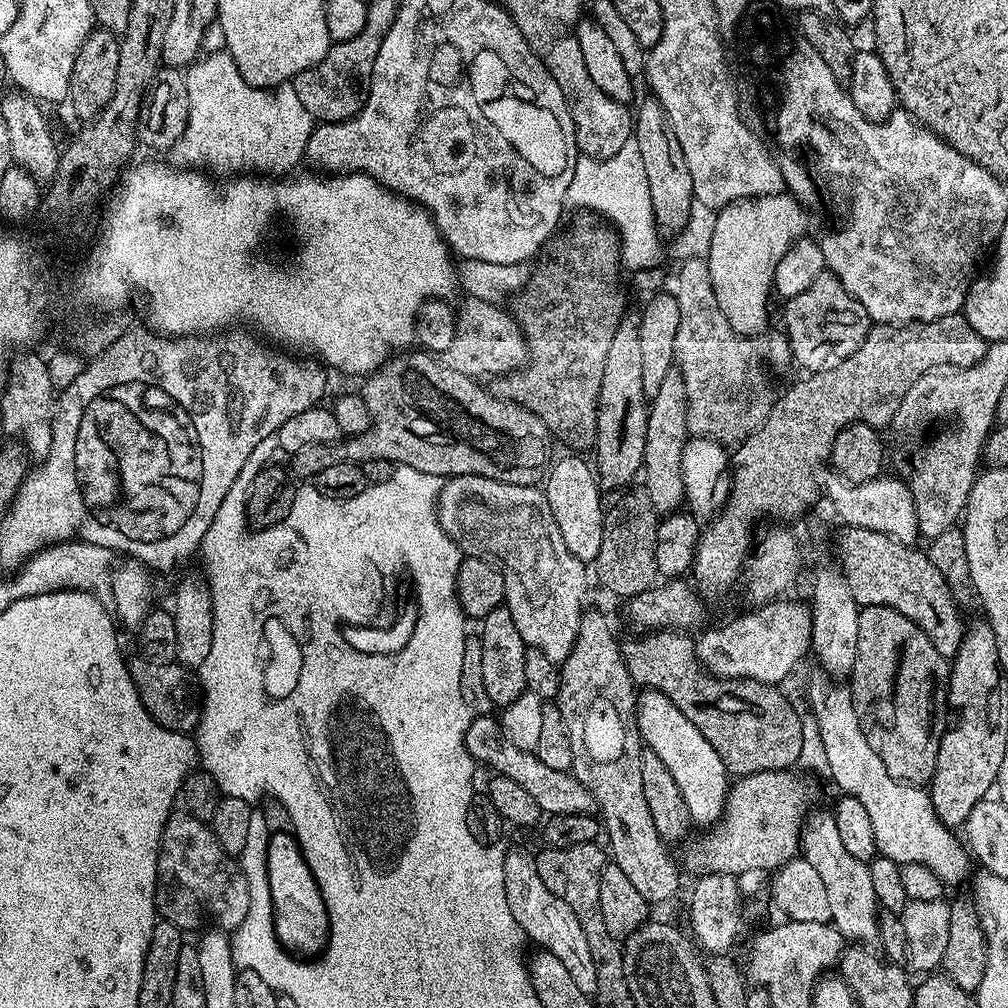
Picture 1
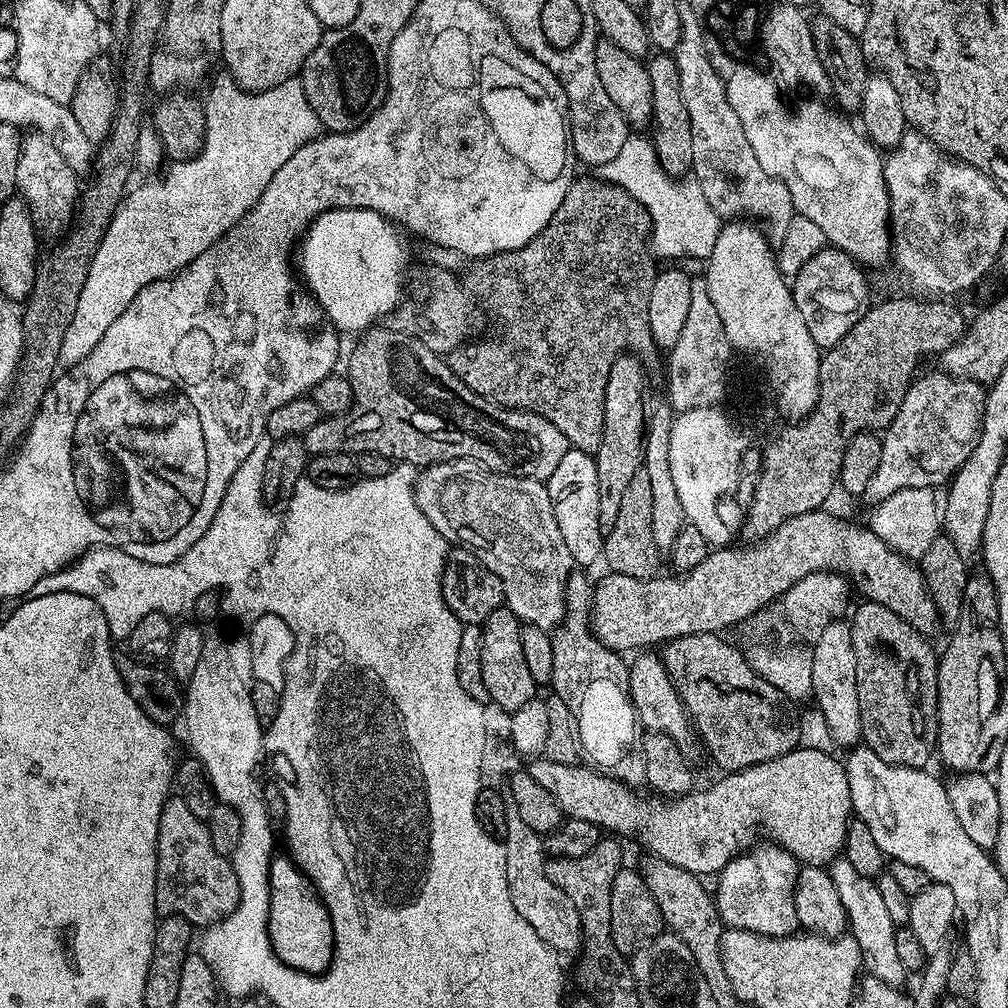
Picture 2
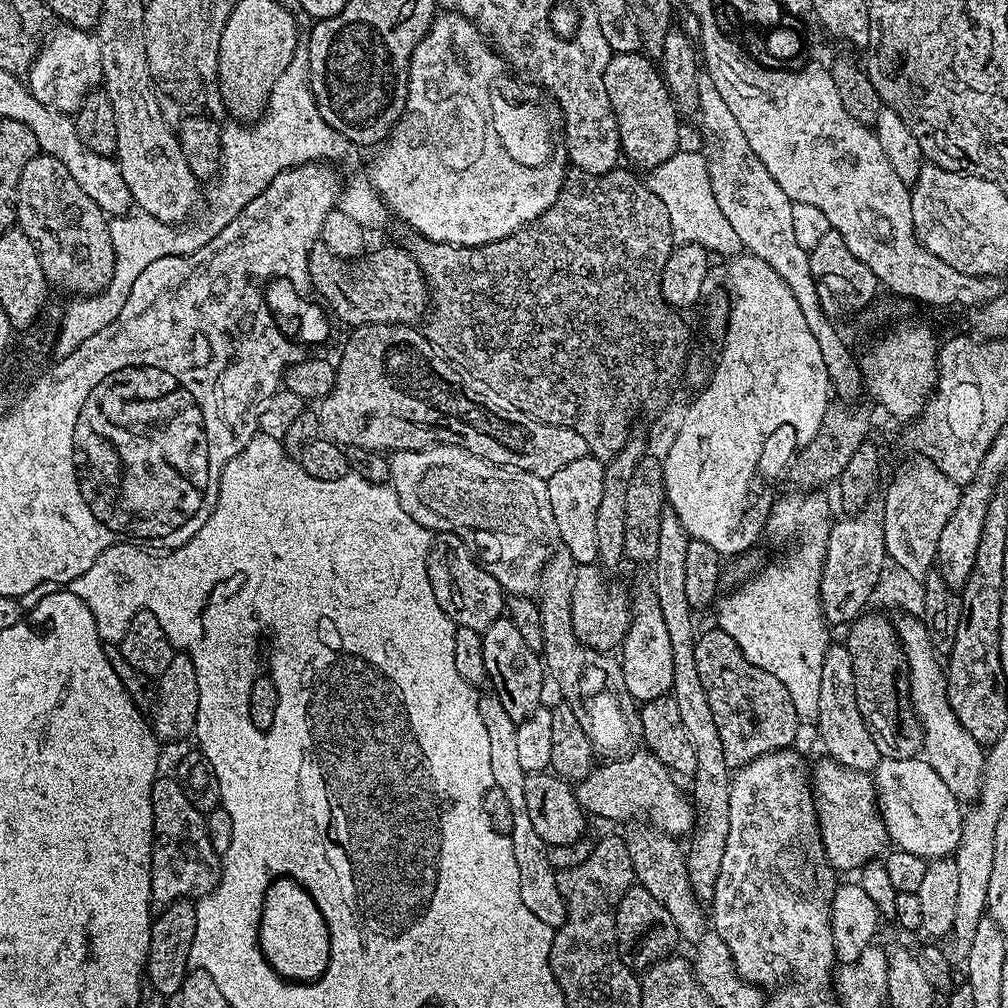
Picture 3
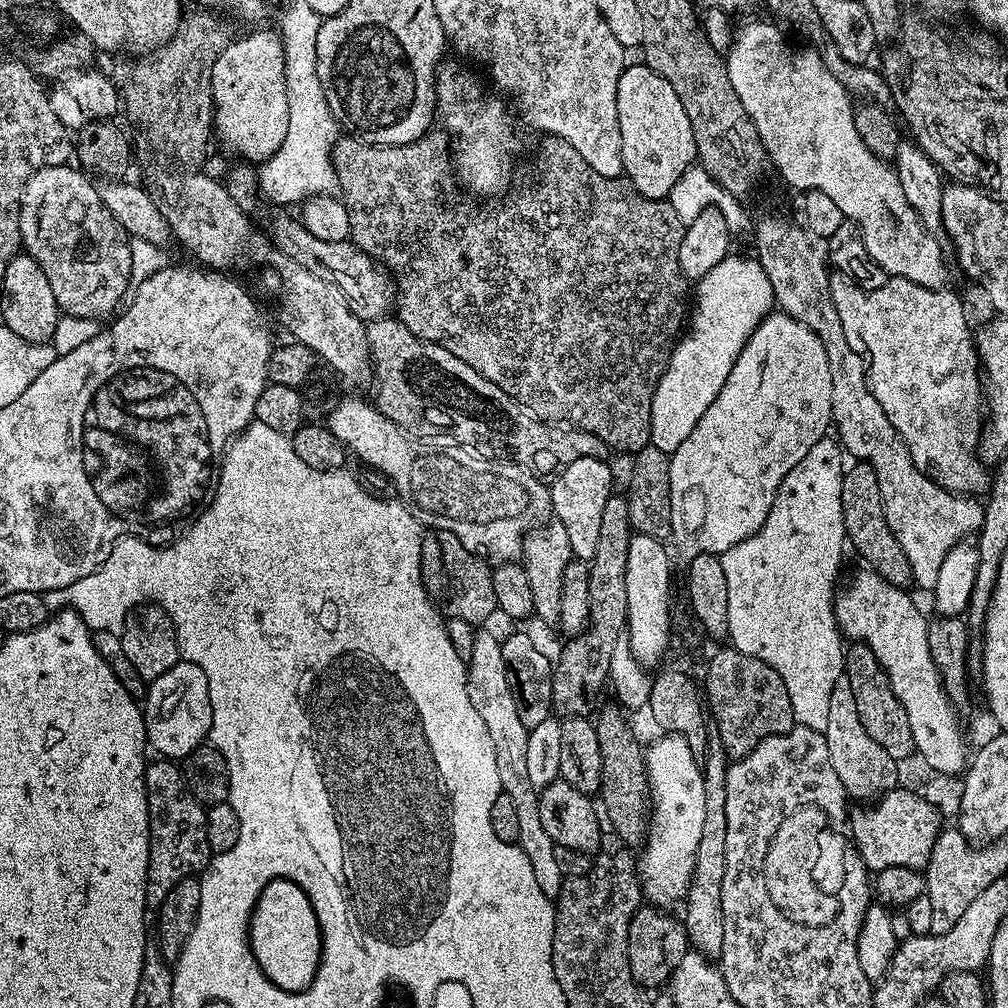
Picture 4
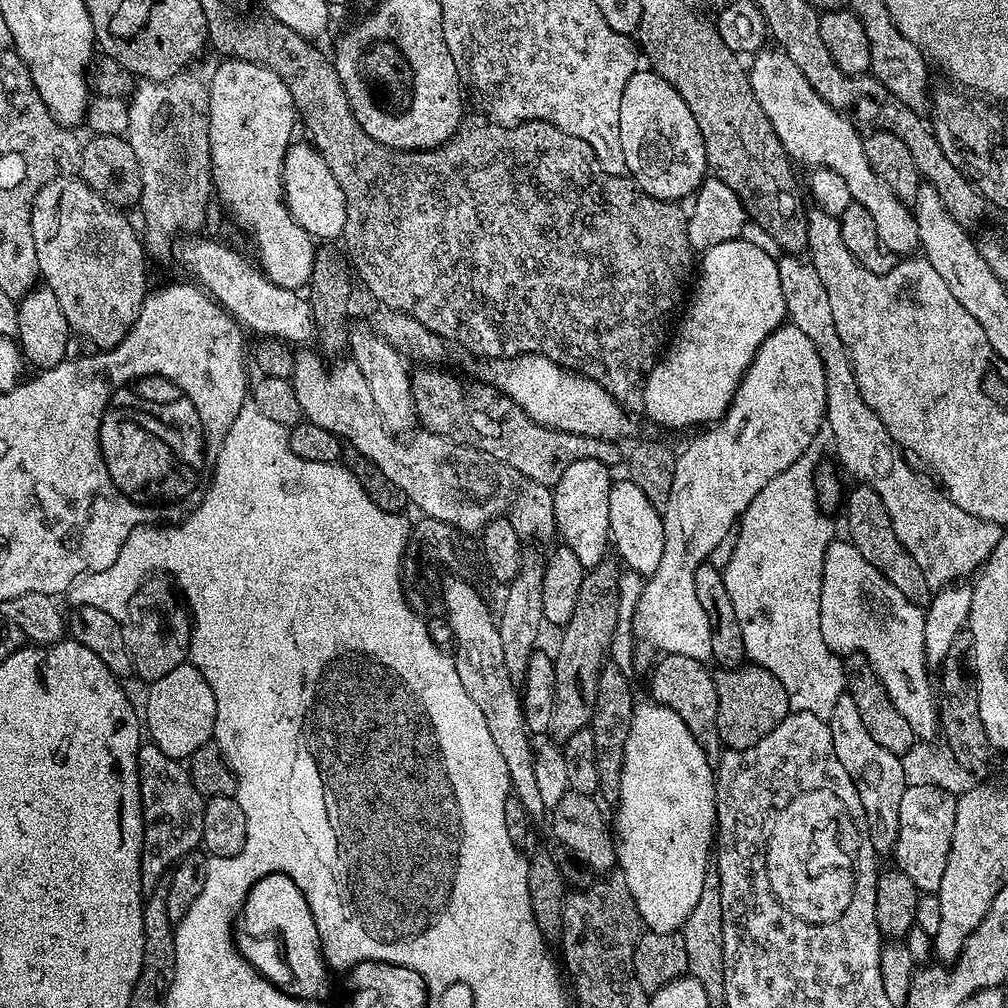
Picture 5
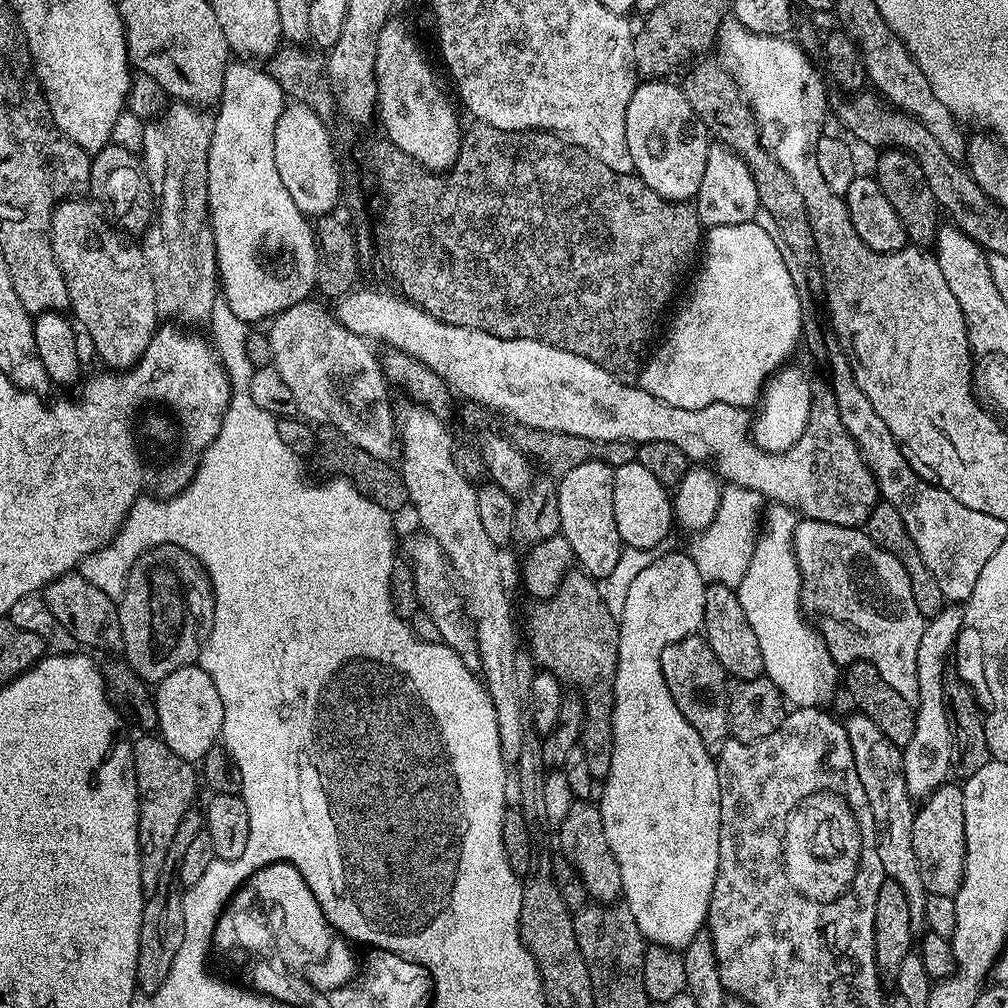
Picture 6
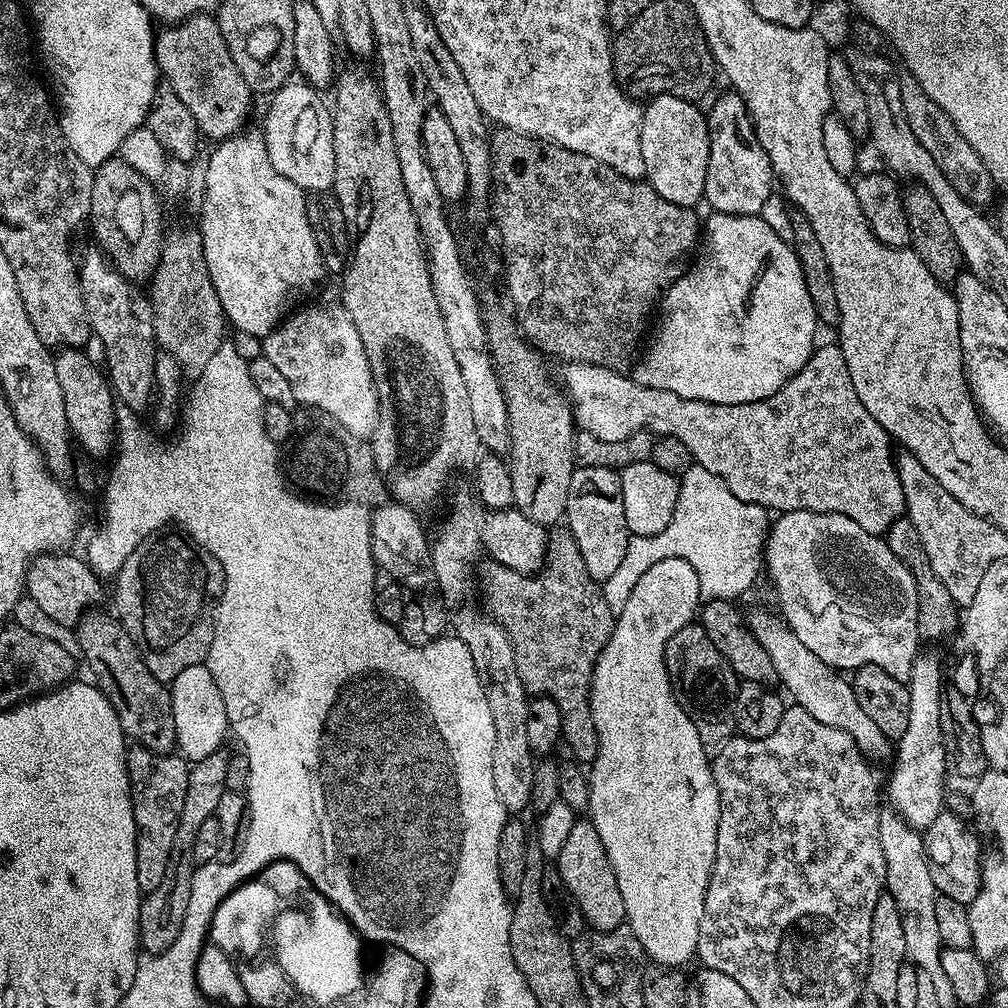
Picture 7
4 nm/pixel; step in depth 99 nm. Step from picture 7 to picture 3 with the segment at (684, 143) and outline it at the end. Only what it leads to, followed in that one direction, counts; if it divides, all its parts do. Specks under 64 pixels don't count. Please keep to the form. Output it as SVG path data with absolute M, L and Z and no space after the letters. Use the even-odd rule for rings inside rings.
M643 51L615 53L610 62L606 62L604 85L618 122L620 151L626 160L628 156L629 165L637 164L632 166L653 170L676 155L682 144L681 117L668 87L664 85L659 67Z

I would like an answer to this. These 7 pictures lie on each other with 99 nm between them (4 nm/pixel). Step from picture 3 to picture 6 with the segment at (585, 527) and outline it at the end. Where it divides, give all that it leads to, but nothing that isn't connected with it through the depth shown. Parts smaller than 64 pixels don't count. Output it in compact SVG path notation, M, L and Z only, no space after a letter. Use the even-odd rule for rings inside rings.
M591 460L582 462L582 466L574 466L574 470L559 477L556 497L560 515L559 535L564 536L566 542L570 542L573 561L578 565L579 571L585 572L597 582L604 581L606 574L613 572L622 547L618 534L618 522L614 522L614 469L612 465L601 460Z

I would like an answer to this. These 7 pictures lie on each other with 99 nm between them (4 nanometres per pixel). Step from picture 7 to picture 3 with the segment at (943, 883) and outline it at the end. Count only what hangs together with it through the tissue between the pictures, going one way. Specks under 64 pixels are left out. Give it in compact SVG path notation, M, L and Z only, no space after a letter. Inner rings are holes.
M831 758L823 759L814 764L810 772L822 852L831 867L833 864L844 872L851 868L859 870L871 860L883 857L890 844L874 799L874 780L867 772L850 770Z

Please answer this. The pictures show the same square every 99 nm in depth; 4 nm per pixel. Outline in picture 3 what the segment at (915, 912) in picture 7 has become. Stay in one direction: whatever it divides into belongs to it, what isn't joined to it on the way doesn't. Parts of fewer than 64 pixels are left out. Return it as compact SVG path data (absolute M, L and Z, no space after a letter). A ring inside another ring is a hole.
M833 643L825 652L822 662L821 686L819 687L818 716L815 727L820 727L820 740L829 757L842 766L858 772L871 773L881 762L878 746L866 730L866 722L858 710L858 698L854 694L854 666L843 643Z

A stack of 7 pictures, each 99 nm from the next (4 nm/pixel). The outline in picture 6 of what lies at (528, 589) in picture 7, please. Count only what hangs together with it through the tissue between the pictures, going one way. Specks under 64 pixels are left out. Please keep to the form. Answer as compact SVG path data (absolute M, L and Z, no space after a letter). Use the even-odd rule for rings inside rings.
M569 570L549 600L531 606L533 608L529 610L524 624L522 620L522 636L528 639L527 651L531 652L533 660L543 671L557 676L561 685L578 690L586 713L578 744L584 749L588 759L586 766L593 781L602 782L610 774L610 758L614 750L612 691L618 666L619 623L610 610L606 610L600 584L579 570Z

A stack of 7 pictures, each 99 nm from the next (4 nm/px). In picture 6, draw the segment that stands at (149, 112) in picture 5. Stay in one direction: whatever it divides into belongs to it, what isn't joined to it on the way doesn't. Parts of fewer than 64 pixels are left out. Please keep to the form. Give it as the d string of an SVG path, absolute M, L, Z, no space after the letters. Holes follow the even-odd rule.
M172 102L154 120L144 126L144 146L142 163L148 173L152 187L154 215L147 230L142 233L142 247L146 258L146 270L154 278L154 298L156 310L161 317L169 316L169 321L180 326L208 324L210 310L218 295L218 273L216 270L216 247L212 223L208 221L208 155L212 137L211 111L194 104Z

